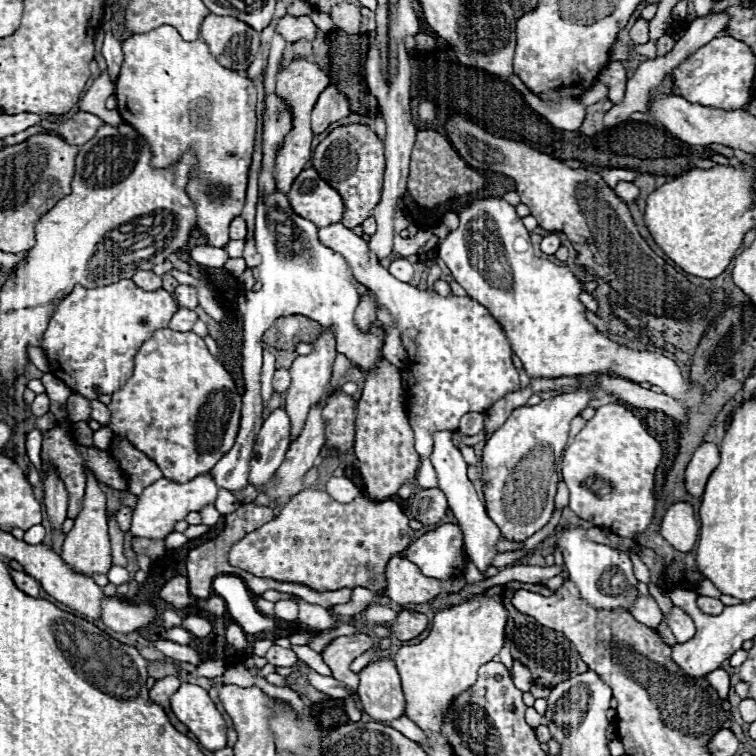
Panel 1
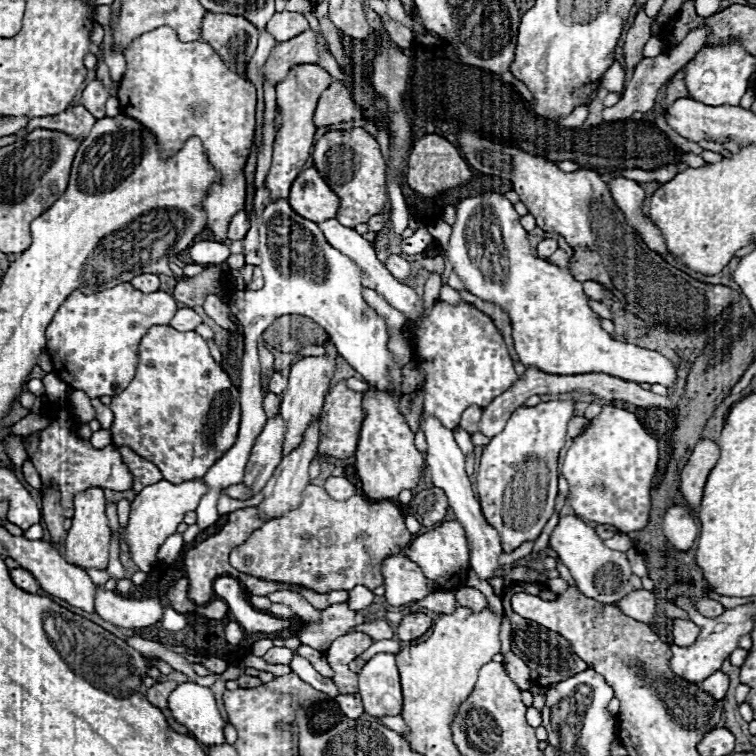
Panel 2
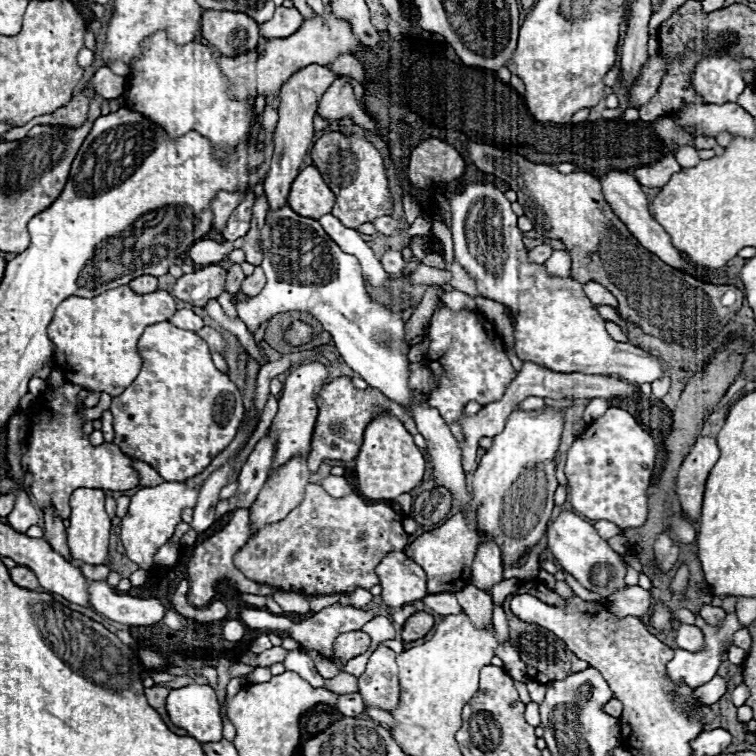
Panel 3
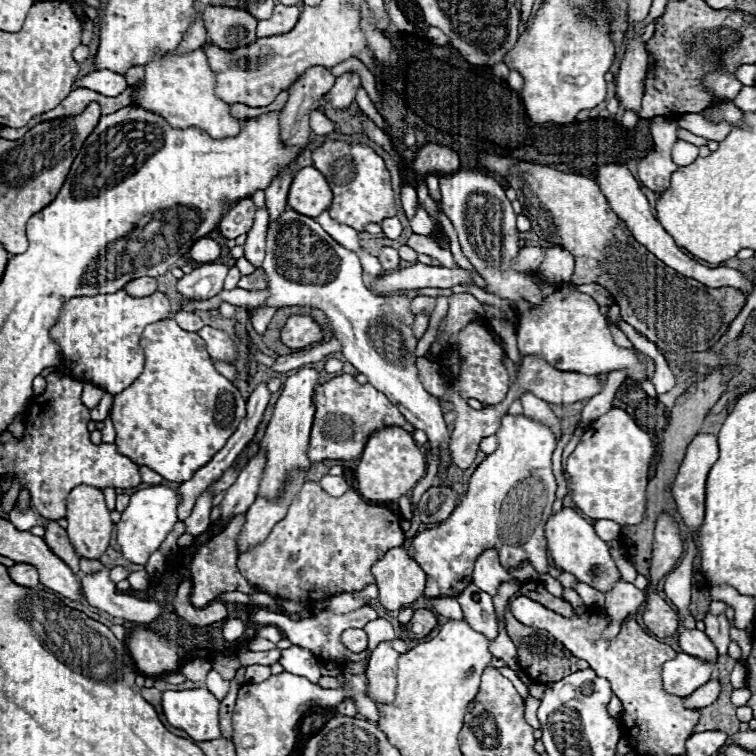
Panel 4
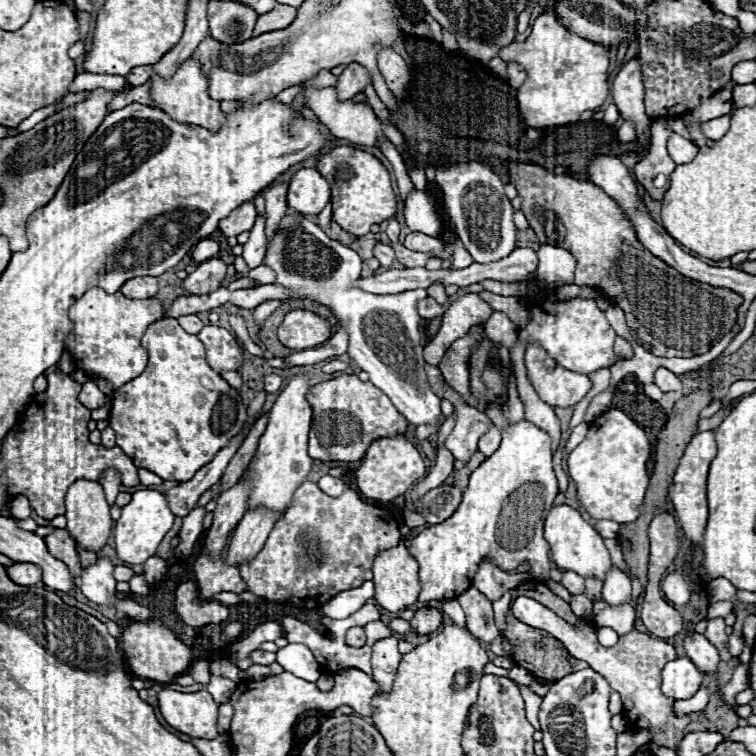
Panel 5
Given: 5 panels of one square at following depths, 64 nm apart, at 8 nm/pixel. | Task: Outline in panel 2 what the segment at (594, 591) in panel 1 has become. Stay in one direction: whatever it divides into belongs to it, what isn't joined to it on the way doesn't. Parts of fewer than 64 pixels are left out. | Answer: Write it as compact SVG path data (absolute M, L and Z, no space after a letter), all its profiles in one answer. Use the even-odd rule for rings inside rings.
M576 516L560 518L558 526L554 528L554 532L550 536L550 548L556 550L558 558L568 566L572 578L576 580L578 590L584 596L600 602L602 606L616 604L618 600L622 600L626 594L630 594L634 590L630 584L632 570L630 570L630 562L628 562L626 554L606 548L602 544L602 540L596 536L594 528L584 524L580 518L576 518Z

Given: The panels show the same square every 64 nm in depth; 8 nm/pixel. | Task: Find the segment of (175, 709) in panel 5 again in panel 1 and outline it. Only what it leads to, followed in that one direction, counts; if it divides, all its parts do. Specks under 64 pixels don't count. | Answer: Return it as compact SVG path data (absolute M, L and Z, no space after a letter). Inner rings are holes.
M186 682L174 692L170 704L178 720L206 750L216 752L226 746L226 722L204 688Z

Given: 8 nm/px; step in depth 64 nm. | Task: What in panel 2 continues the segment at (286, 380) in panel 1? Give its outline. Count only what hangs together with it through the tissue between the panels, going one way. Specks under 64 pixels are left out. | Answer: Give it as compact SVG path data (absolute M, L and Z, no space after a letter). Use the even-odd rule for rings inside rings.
M274 372L274 376L270 378L270 386L268 386L270 392L274 392L274 394L282 394L286 386L288 386L288 378L282 376L280 372Z

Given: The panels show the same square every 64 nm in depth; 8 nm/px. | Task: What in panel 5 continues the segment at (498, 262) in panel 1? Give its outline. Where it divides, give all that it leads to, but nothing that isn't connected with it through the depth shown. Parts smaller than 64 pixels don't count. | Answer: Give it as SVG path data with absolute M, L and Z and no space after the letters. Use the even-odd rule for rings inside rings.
M482 162L436 166L436 186L442 198L442 208L452 222L464 248L470 252L476 264L490 264L504 256L510 256L516 248L514 210L504 194L500 178ZM542 292L540 294L528 294L528 296L524 296L524 300L532 302L532 304L528 304L530 320L528 320L526 328L520 328L520 340L524 342L524 346L528 346L528 344L542 346L556 360L558 366L572 370L572 372L578 372L578 374L592 374L596 370L614 366L618 360L624 360L624 358L618 358L614 352L614 330L610 328L604 312L596 306L596 300L576 296L572 300L560 302L560 300L550 300L550 296L544 294L544 304L538 304L538 302L542 302Z

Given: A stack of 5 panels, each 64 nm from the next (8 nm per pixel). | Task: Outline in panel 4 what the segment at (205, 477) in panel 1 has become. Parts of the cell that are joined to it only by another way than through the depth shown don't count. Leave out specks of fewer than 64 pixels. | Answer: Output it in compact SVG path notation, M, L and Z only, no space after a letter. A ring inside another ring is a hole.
M164 484L138 490L138 492L134 492L130 496L130 504L122 512L122 520L116 524L116 528L118 528L118 544L122 546L122 554L124 554L126 560L146 566L150 554L160 548L164 538L170 534L170 530L178 522L176 510L178 510L180 500L182 498L178 494L178 488L164 486Z

